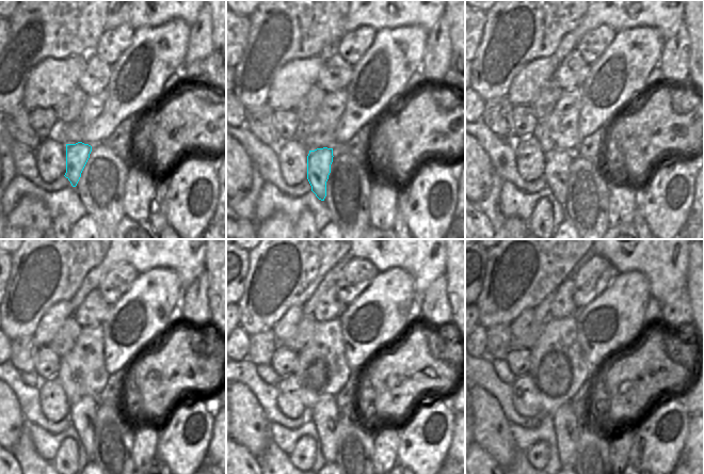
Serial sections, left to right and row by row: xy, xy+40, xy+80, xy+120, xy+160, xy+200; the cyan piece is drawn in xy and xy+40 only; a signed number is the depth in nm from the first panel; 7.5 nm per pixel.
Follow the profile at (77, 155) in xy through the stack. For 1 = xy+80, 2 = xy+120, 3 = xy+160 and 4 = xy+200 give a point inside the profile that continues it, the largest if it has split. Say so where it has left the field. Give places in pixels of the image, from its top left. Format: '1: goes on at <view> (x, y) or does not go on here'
1: goes on at xy+80 (557, 171)
2: goes on at xy+120 (82, 412)
3: goes on at xy+160 (324, 414)
4: goes on at xy+200 (566, 424)

